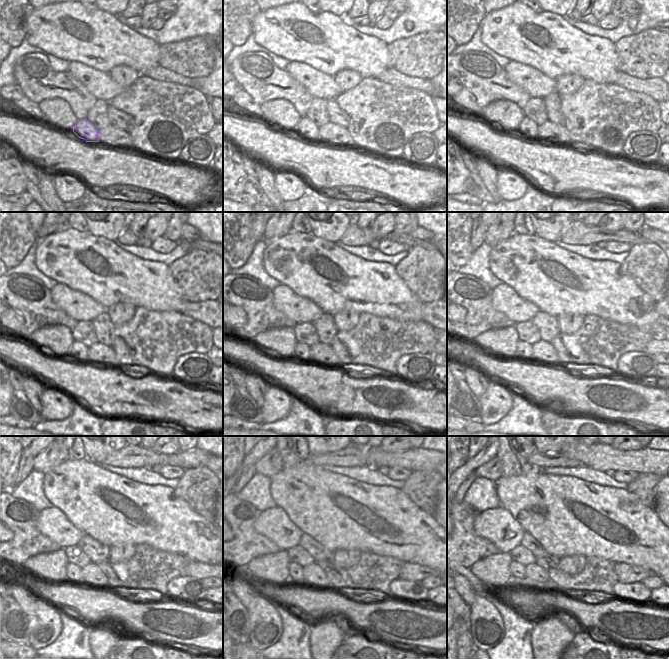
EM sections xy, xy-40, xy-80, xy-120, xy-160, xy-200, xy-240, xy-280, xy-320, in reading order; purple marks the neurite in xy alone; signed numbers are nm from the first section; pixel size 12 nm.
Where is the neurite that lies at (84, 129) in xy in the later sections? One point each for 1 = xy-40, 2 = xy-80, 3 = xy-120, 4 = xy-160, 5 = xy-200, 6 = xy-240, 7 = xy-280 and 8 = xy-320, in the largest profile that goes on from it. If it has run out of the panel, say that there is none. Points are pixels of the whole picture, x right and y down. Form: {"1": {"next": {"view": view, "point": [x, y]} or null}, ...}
{"1": {"next": {"view": "xy-40", "point": [306, 128]}}, "2": {"next": {"view": "xy-80", "point": [527, 127]}}, "3": {"next": {"view": "xy-120", "point": [78, 350]}}, "4": {"next": {"view": "xy-160", "point": [301, 351]}}, "5": {"next": {"view": "xy-200", "point": [523, 349]}}, "6": {"next": {"view": "xy-240", "point": [73, 572]}}, "7": {"next": {"view": "xy-280", "point": [295, 570]}}, "8": {"next": {"view": "xy-320", "point": [518, 570]}}}

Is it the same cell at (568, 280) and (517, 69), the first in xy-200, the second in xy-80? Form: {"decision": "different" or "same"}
{"decision": "different"}

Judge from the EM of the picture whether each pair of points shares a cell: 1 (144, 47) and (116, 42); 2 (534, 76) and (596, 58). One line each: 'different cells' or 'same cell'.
1: same cell
2: different cells

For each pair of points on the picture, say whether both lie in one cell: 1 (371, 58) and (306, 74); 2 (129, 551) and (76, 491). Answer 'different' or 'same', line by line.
1: different
2: different

